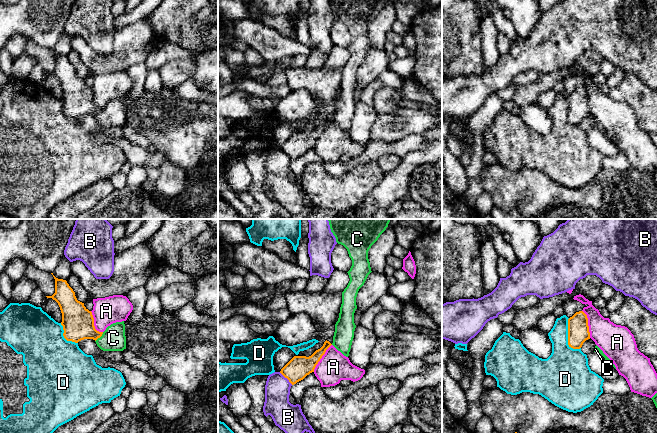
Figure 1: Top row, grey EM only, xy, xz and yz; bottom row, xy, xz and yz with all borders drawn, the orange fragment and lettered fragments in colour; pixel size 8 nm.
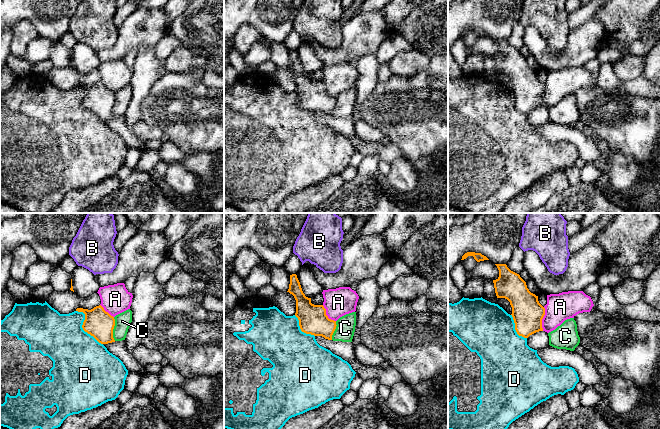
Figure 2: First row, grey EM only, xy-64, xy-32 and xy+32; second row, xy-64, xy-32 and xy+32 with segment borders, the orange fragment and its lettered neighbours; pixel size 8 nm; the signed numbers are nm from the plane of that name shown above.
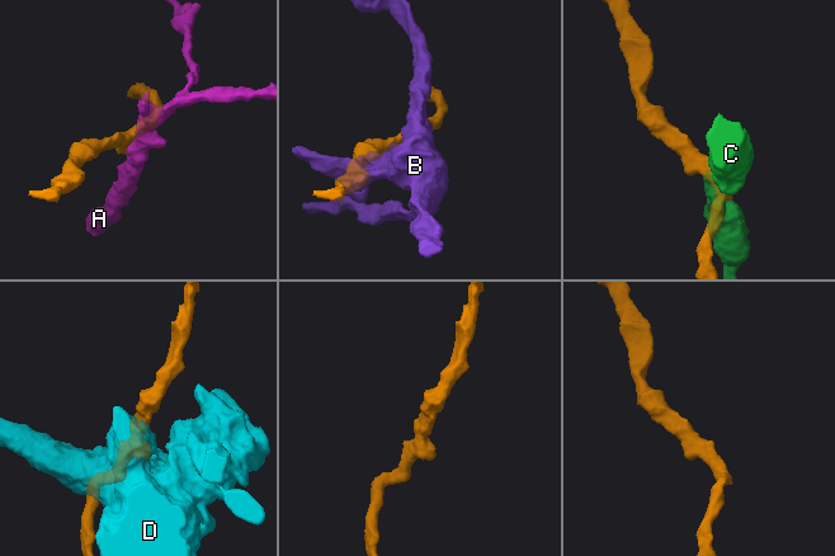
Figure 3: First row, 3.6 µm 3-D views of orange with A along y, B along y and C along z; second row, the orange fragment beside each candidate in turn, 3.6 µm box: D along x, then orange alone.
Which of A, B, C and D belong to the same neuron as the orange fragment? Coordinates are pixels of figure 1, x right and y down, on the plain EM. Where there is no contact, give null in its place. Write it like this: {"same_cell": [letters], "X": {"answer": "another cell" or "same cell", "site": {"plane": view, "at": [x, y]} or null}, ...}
{"same_cell": [], "A": {"answer": "another cell", "site": {"plane": "xz", "at": [321, 133]}}, "B": {"answer": "another cell", "site": {"plane": "xz", "at": [286, 153]}}, "C": {"answer": "another cell", "site": {"plane": "xy", "at": [99, 113]}}, "D": {"answer": "another cell", "site": {"plane": "yz", "at": [568, 113]}}}

